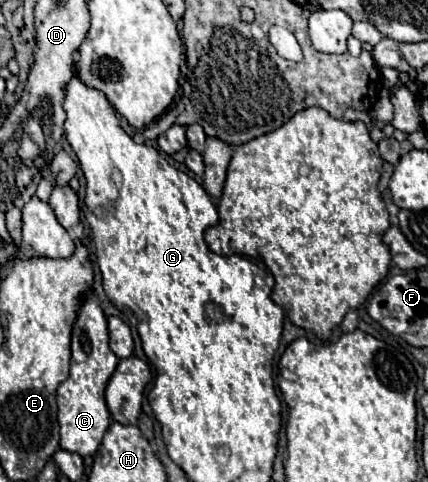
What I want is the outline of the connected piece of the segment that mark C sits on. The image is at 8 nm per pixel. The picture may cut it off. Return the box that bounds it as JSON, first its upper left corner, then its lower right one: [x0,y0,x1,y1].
[57,296,119,456]

